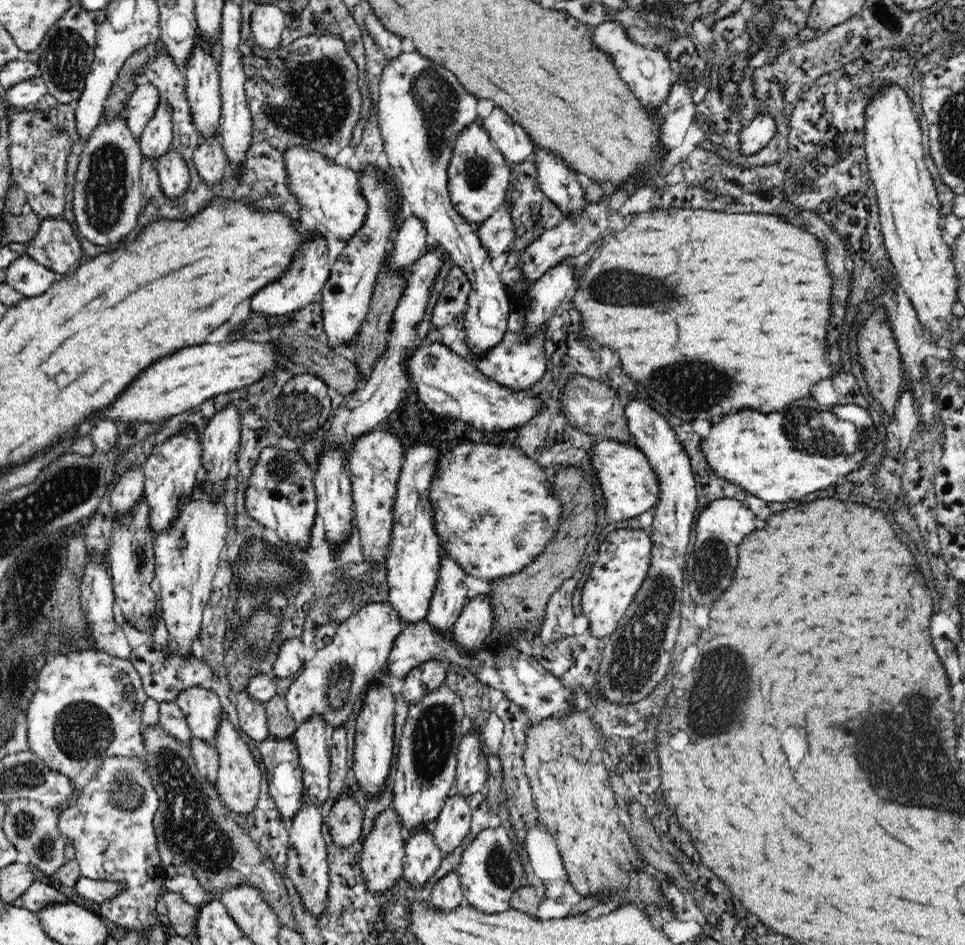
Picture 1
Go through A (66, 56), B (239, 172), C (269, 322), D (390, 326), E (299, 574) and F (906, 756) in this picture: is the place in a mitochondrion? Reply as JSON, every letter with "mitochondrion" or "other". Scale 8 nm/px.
{"A":"mitochondrion","B":"other","C":"other","D":"other","E":"other","F":"mitochondrion"}

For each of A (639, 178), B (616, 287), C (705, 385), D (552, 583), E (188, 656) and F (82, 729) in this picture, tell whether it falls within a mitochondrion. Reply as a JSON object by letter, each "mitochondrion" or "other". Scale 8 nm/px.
{"A":"other","B":"mitochondrion","C":"mitochondrion","D":"other","E":"other","F":"mitochondrion"}

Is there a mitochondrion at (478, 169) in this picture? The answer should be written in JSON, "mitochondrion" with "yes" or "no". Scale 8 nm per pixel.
{"mitochondrion":"yes"}

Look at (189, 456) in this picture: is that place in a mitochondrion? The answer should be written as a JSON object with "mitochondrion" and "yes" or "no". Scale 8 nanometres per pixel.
{"mitochondrion":"no"}

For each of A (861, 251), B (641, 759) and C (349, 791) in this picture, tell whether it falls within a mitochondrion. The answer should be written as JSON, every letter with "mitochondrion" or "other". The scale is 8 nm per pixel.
{"A":"other","B":"other","C":"other"}

